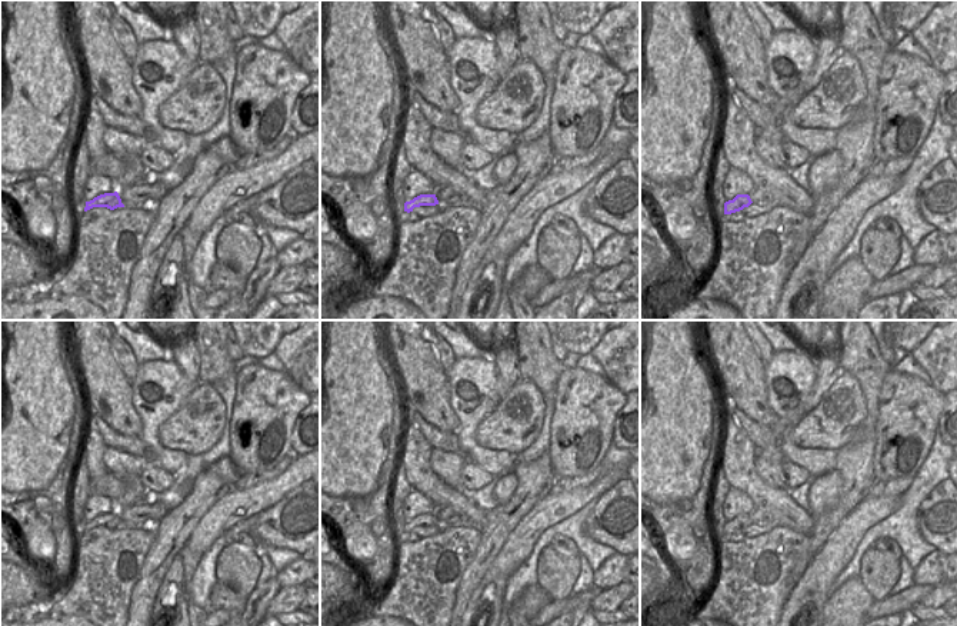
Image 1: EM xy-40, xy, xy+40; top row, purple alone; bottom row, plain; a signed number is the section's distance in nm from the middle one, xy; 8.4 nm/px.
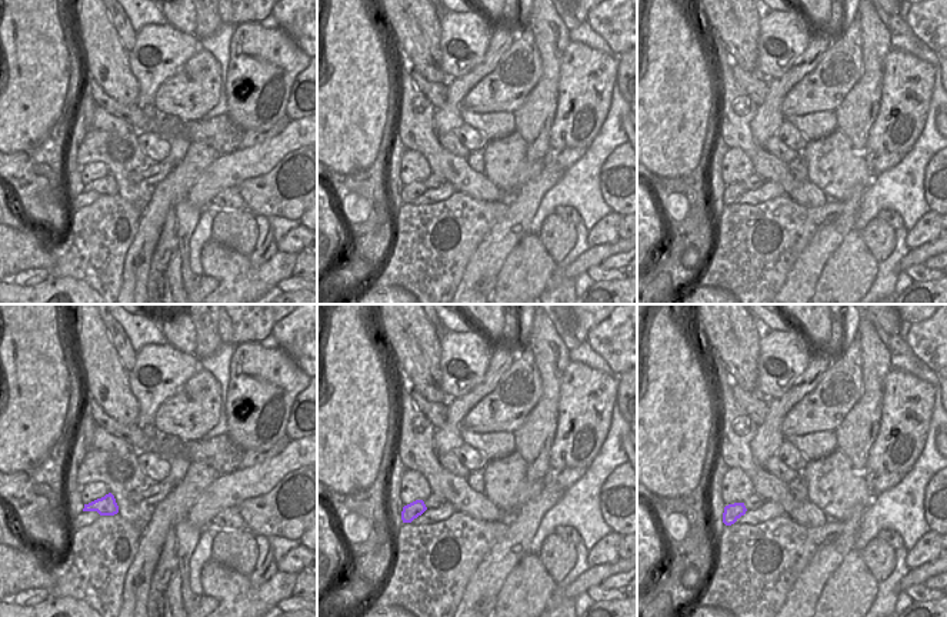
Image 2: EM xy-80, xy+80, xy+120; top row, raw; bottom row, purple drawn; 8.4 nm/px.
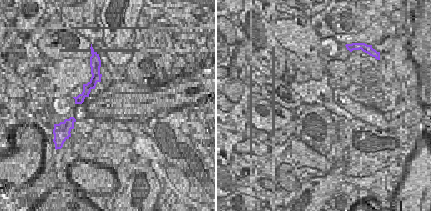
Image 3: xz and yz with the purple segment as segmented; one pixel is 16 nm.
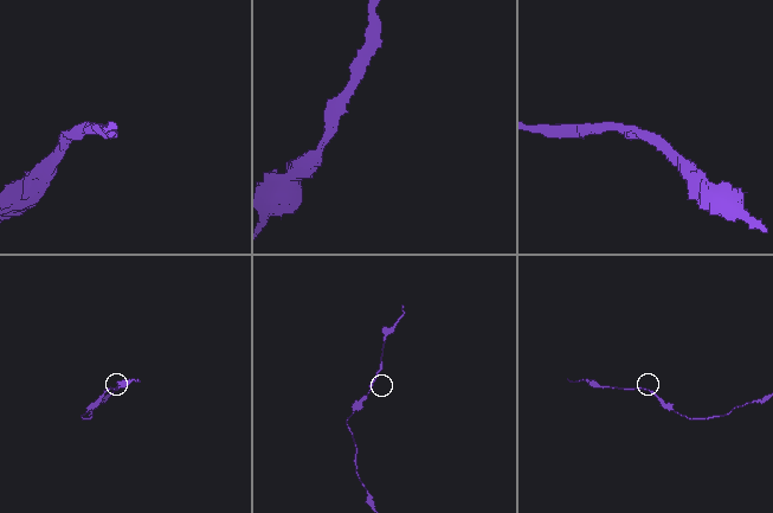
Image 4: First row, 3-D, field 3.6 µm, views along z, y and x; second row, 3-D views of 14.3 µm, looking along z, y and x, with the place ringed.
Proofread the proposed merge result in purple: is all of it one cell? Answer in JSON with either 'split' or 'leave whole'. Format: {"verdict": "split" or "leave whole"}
{"verdict": "leave whole"}

